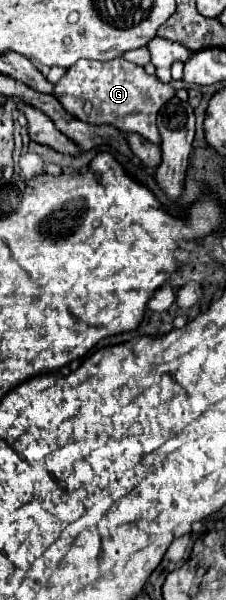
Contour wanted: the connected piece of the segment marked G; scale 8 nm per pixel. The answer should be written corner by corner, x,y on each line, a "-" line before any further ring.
81,59
73,67
69,67
67,73
57,81
53,95
77,119
83,119
83,121
95,123
95,125
113,125
113,127
117,127
121,131
139,133
151,143
159,143
161,139
159,139
159,133
157,133
155,119
157,119
159,109
175,95
175,89
169,83
163,83
159,77
147,75
143,67
139,67
135,63
129,63
125,59
111,59
111,61
87,61
87,59

